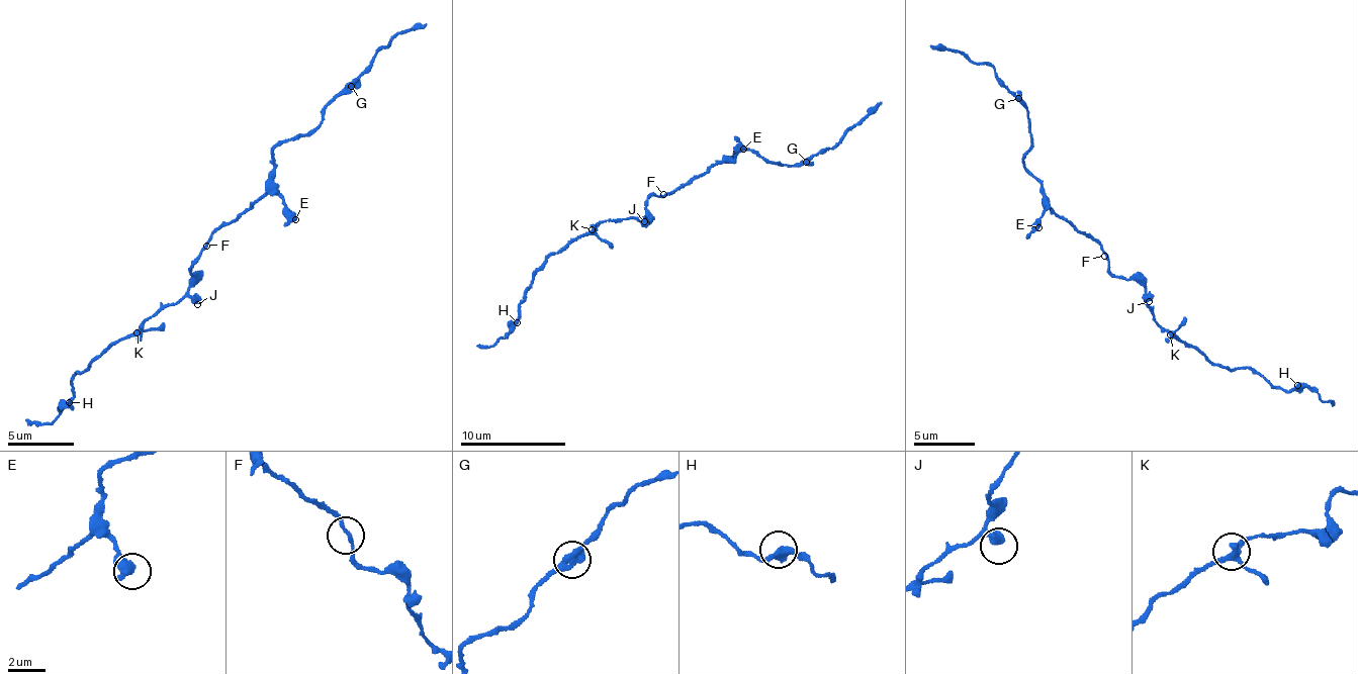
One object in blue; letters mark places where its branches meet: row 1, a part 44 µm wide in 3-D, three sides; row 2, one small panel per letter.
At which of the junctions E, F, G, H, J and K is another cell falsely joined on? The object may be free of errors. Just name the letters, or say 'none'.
none

